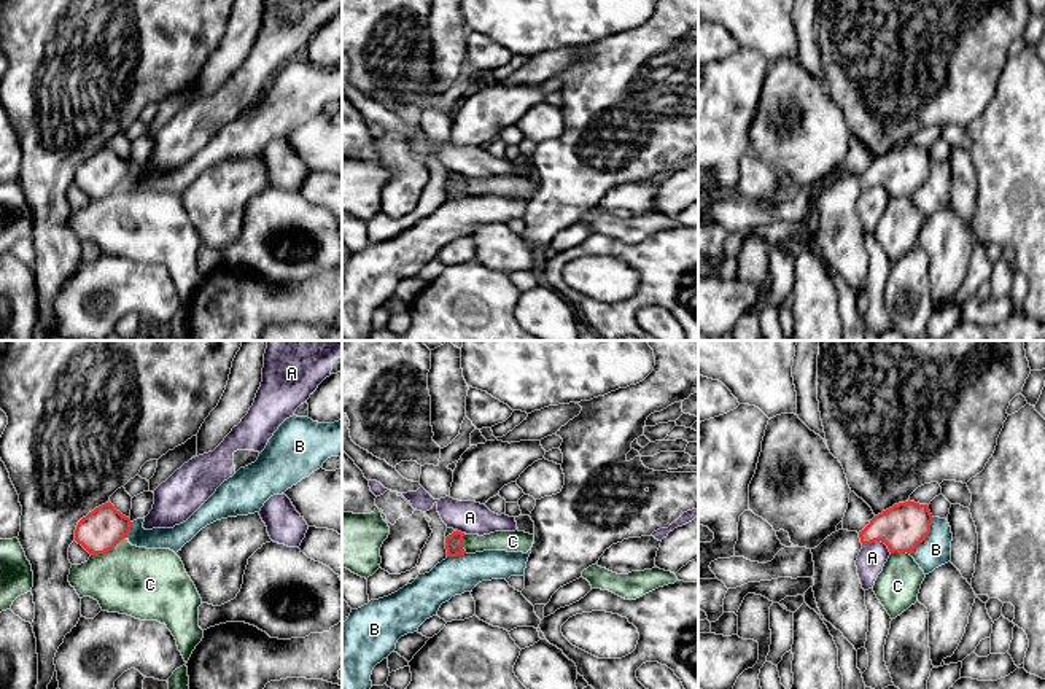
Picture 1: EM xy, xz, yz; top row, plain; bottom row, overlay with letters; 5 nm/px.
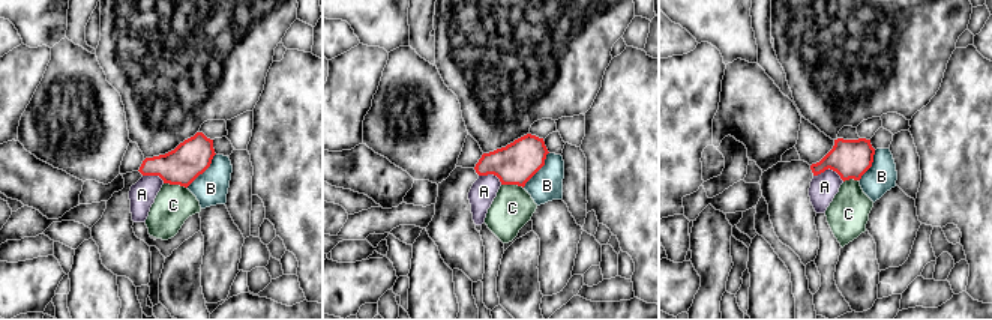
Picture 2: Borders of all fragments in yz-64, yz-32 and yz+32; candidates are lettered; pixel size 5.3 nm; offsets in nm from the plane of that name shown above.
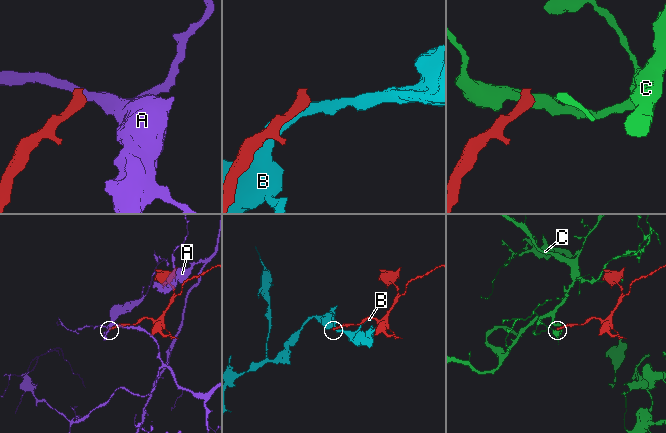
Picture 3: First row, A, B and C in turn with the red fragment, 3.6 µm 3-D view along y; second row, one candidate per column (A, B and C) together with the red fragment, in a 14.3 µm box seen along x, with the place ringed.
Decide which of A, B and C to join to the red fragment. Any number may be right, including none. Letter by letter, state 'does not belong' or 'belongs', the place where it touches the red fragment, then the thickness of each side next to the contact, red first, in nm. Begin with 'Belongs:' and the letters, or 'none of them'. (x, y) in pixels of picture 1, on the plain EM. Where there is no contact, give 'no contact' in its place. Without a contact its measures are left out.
Belongs: none of them
A: does not belong; meets red in yz at (878, 183); 240 nm thick on the red side, 140 nm on the other
B: does not belong; meets red in yz at (926, 179); 240 nm thick on the red side, 160 nm on the other
C: does not belong; meets red in xy at (108, 193); 220 nm thick on the red side, 360 nm on the other

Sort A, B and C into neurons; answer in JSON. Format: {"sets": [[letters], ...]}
{"sets": [["A"], ["B"], ["C"]]}

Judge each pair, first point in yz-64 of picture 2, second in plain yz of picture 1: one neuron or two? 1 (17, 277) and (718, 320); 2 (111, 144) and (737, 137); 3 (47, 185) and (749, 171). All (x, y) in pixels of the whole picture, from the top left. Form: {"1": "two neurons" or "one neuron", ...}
{"1": "one neuron", "2": "two neurons", "3": "one neuron"}

